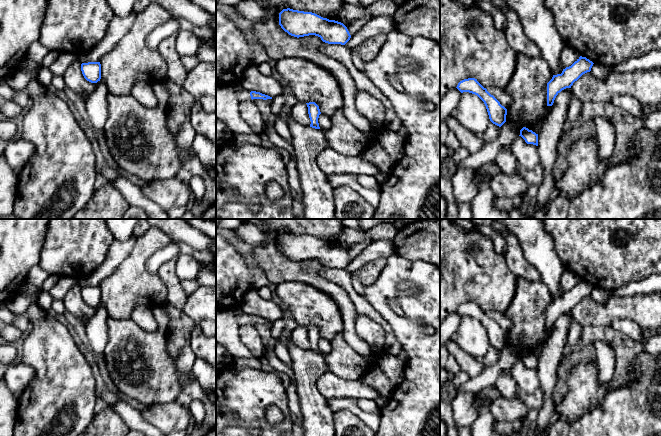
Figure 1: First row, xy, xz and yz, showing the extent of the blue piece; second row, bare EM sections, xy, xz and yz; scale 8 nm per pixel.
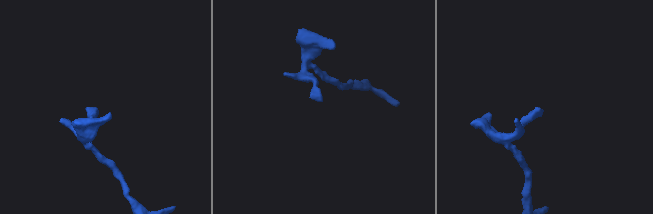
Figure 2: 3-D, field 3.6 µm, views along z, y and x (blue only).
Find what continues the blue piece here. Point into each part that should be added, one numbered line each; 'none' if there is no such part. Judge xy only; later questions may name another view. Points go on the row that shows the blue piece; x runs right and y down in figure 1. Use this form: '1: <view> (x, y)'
none

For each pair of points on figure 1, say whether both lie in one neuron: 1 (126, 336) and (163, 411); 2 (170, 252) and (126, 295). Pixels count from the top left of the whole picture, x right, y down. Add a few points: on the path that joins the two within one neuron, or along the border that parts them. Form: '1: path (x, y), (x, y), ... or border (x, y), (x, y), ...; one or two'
1: border (175, 399), (147, 407); two
2: border (157, 251), (147, 260), (146, 271), (149, 274); two

